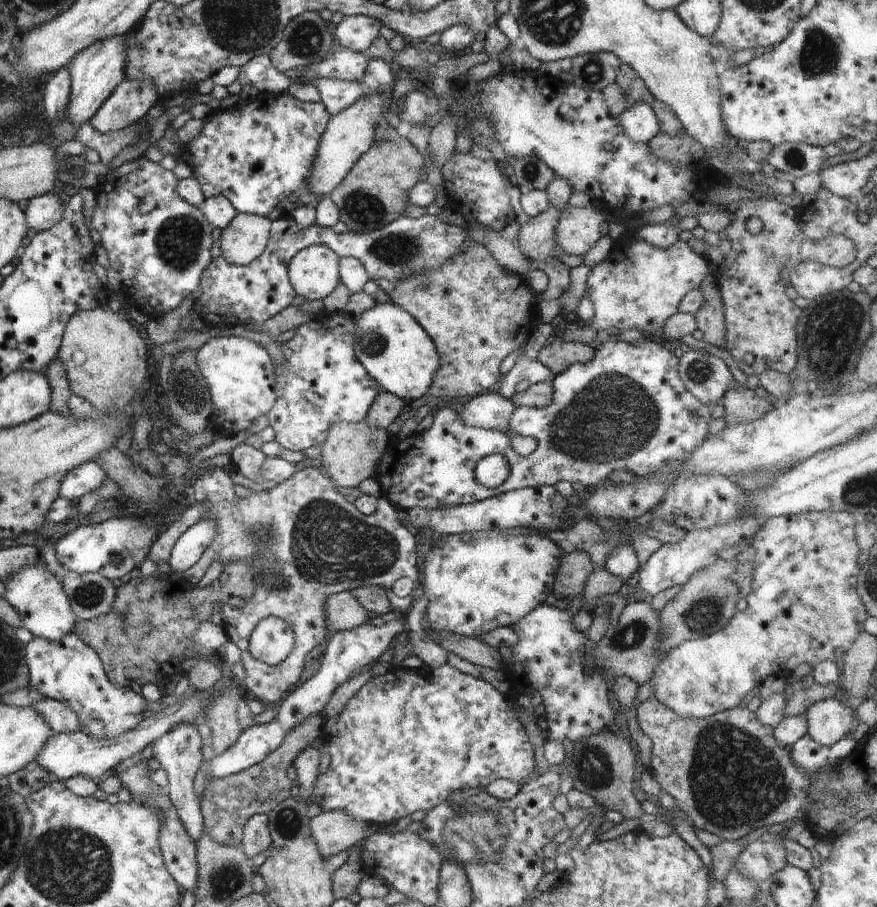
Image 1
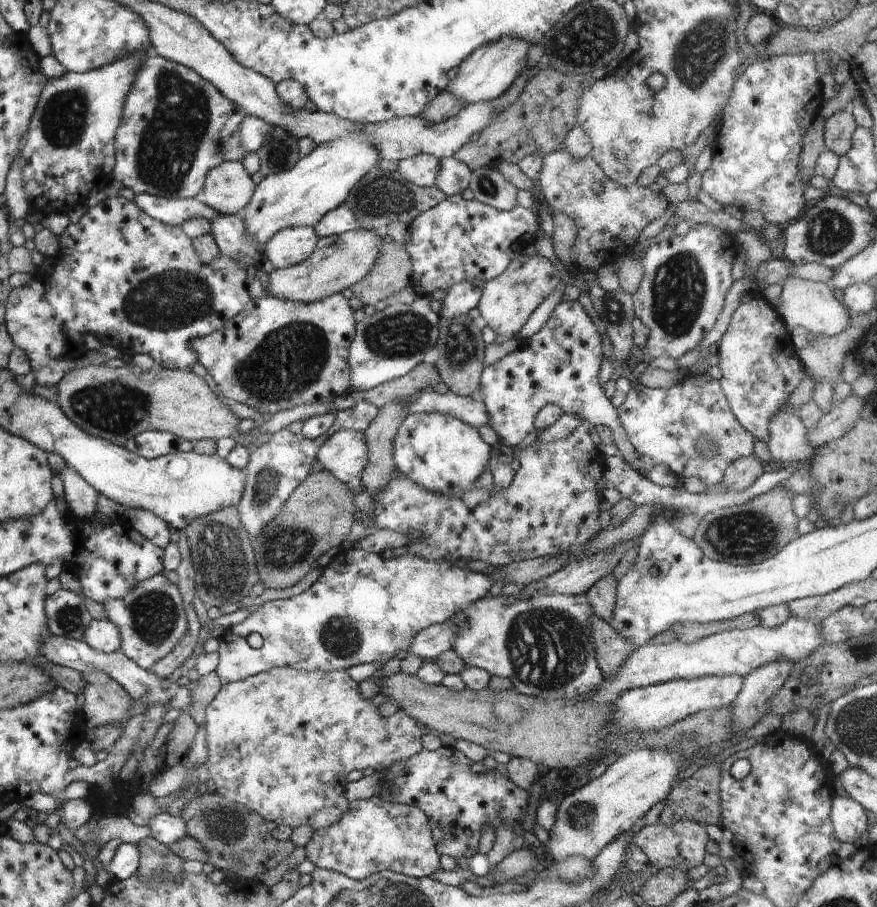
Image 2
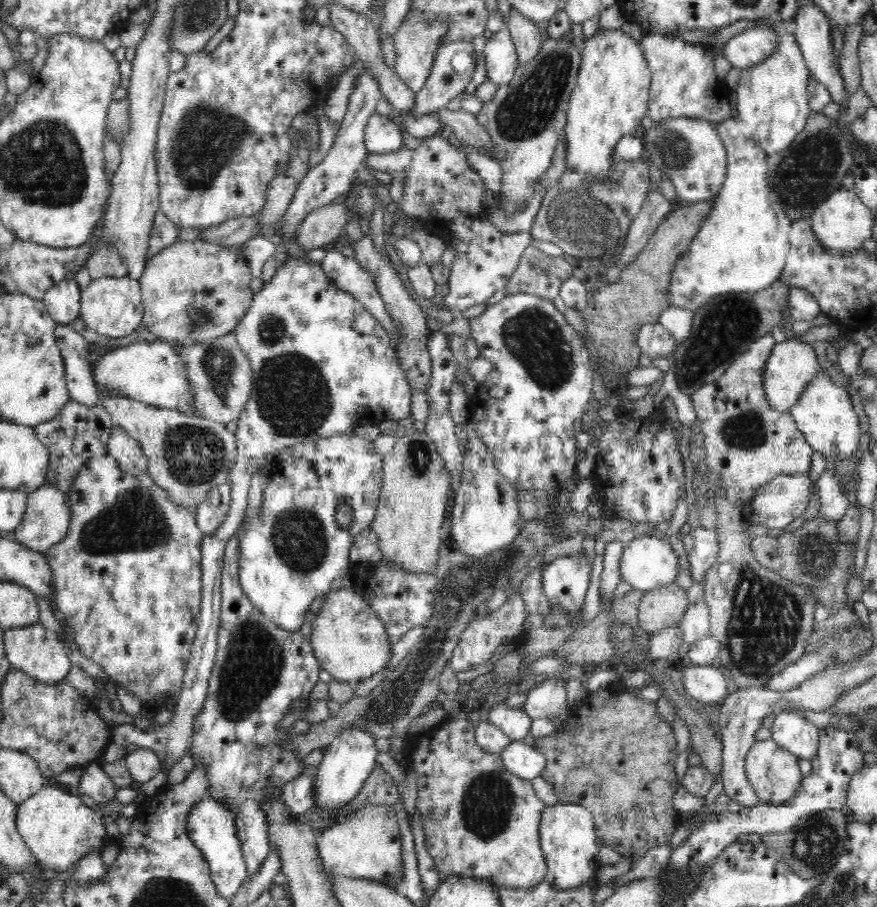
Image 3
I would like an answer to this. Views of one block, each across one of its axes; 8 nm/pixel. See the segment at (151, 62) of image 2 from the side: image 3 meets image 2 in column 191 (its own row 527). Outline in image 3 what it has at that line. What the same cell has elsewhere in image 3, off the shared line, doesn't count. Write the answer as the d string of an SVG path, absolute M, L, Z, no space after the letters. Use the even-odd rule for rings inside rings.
M108 452L90 457L86 464L83 464L77 479L66 493L66 502L71 510L69 531L62 542L53 544L43 553L44 557L48 559L48 565L53 573L52 587L54 587L54 596L56 597L55 603L65 618L65 624L74 630L73 640L78 645L79 652L86 658L92 658L108 674L108 678L115 683L115 686L126 688L130 694L138 696L143 705L155 710L173 696L176 700L183 685L183 676L190 660L198 626L202 590L201 548L205 534L197 525L195 513L188 507L177 505L168 499L168 493L154 483L150 472L139 472L137 476L130 475L126 469L122 469L118 465L116 459Z

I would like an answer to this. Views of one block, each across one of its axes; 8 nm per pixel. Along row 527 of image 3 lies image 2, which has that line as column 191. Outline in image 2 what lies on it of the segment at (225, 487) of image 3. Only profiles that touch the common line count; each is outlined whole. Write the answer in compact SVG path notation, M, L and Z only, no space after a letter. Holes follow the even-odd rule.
M148 193L136 194L133 201L140 210L151 215L152 218L170 226L181 226L190 218L214 218L217 212L202 204L198 198L168 199L160 198Z

